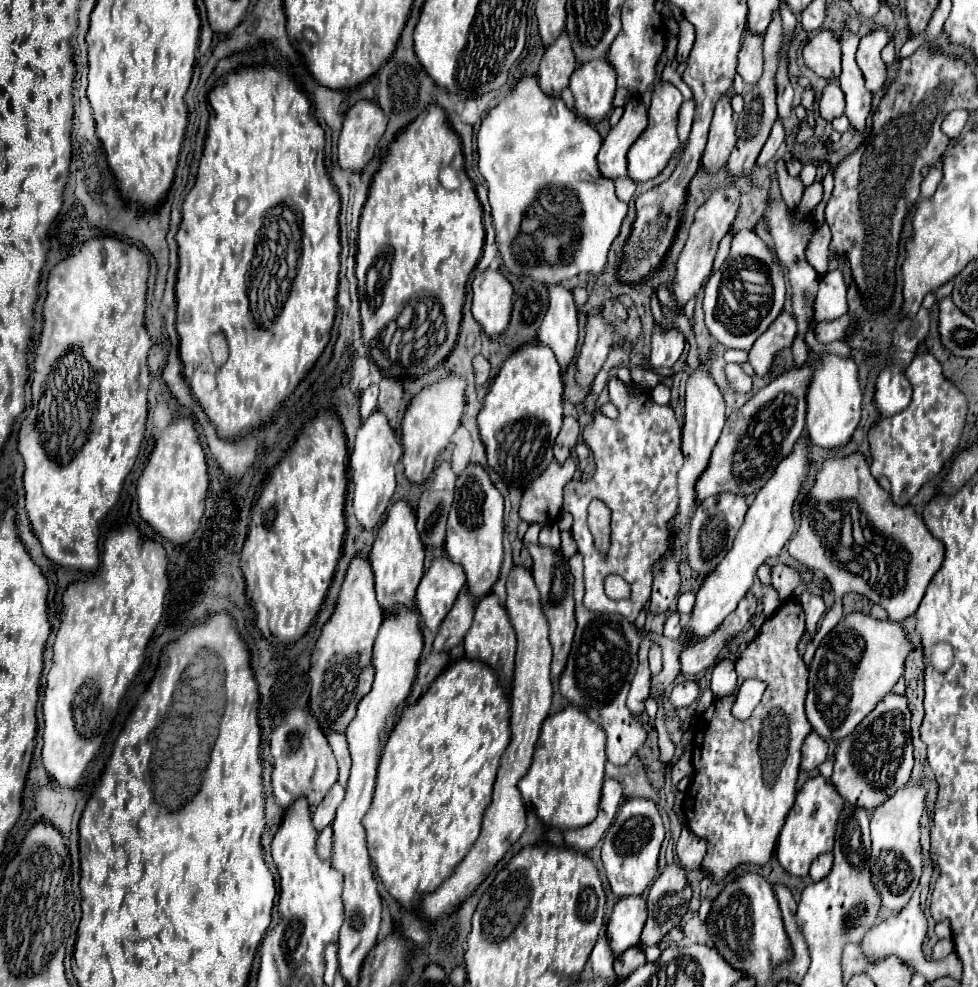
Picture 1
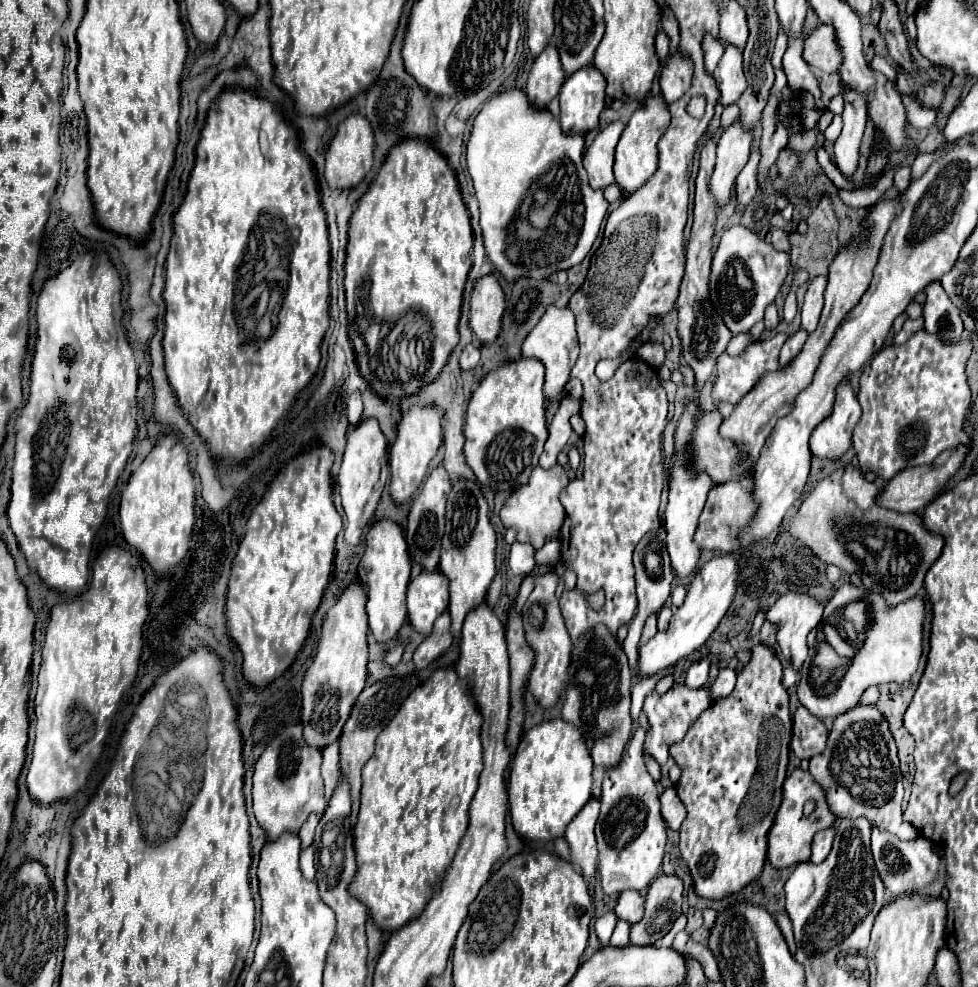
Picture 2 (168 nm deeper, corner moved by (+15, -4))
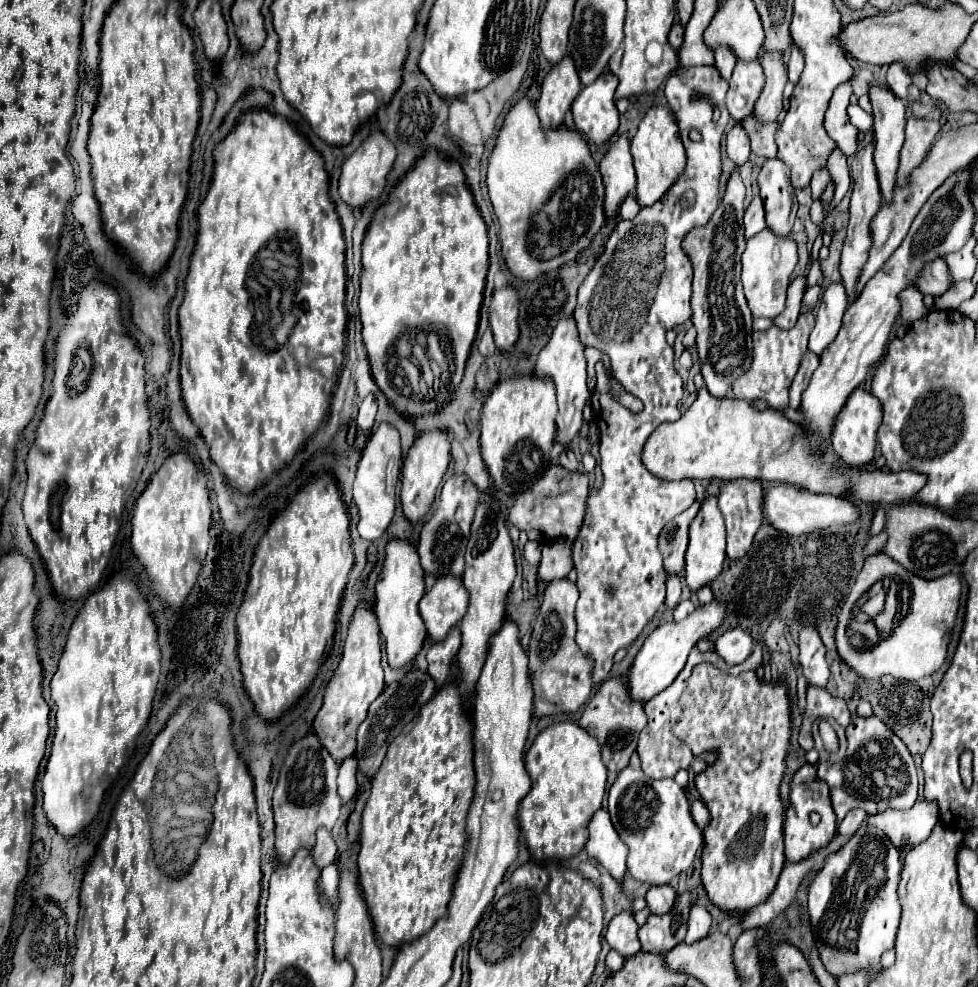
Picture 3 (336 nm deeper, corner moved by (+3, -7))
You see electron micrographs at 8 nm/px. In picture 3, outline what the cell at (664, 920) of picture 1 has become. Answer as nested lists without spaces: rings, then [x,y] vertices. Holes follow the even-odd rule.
[[[679,893],[671,911],[665,915],[649,915],[647,923],[639,929],[641,951],[667,953],[685,937],[685,925],[691,911],[691,893]]]

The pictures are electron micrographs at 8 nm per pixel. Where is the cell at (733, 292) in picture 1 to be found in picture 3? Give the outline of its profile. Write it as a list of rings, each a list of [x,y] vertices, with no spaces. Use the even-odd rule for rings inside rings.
[[[763,229],[755,237],[747,239],[747,247],[741,255],[741,265],[743,293],[753,317],[775,319],[785,309],[785,291],[791,283],[791,273],[797,265],[797,245],[787,237],[777,237],[769,229]]]

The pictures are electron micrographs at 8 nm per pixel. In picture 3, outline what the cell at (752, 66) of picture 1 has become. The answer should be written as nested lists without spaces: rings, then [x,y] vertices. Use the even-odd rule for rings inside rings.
[[[737,61],[727,91],[727,109],[737,123],[753,113],[753,105],[761,93],[761,87],[763,69],[759,61]]]

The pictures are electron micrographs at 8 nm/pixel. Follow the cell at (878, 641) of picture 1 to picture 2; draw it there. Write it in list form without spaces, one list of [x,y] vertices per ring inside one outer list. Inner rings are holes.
[[[845,580],[837,588],[833,598],[827,602],[823,620],[827,620],[835,610],[843,608],[851,600],[866,600],[869,603],[868,612],[871,624],[869,630],[864,633],[865,642],[863,642],[861,650],[855,654],[845,676],[837,682],[837,686],[831,694],[819,696],[813,690],[813,686],[809,686],[809,684],[803,686],[803,682],[799,684],[799,690],[797,690],[799,702],[821,720],[825,720],[829,716],[839,716],[839,714],[855,708],[859,704],[863,690],[869,686],[877,686],[877,684],[885,684],[885,682],[899,682],[901,684],[901,682],[909,680],[915,674],[921,654],[923,654],[923,622],[925,622],[925,606],[927,606],[925,596],[913,596],[913,598],[897,604],[895,608],[887,608],[882,595],[866,594],[863,586],[853,586],[849,580]]]

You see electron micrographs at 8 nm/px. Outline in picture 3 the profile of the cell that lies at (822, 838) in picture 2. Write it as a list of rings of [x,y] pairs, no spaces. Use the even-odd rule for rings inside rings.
[[[861,809],[849,811],[849,815],[839,823],[837,835],[841,835],[841,837],[851,837],[851,835],[859,829],[859,825],[861,825],[861,821],[863,821],[865,817],[867,817],[867,813],[861,811]]]

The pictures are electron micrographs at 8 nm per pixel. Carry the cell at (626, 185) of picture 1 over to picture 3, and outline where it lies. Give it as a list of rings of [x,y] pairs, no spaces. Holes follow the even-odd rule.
[[[627,195],[621,203],[621,219],[633,219],[633,215],[637,215],[637,211],[641,209],[639,201],[635,199],[635,195]]]

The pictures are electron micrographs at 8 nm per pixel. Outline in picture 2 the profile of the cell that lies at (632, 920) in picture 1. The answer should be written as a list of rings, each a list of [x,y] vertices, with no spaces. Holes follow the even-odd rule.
[[[625,890],[619,896],[617,906],[615,906],[617,918],[627,920],[629,924],[639,922],[643,916],[643,910],[645,910],[645,896],[641,892],[629,892],[629,890]]]

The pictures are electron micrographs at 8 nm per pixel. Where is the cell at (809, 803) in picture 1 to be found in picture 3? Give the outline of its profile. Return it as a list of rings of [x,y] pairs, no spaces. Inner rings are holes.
[[[803,765],[791,781],[791,801],[789,801],[789,809],[785,813],[785,825],[783,825],[785,859],[789,863],[799,863],[799,861],[807,859],[811,853],[827,847],[831,843],[831,839],[835,837],[835,829],[837,829],[837,821],[835,821],[835,815],[833,815],[831,799],[829,799],[829,787],[821,779],[815,777],[813,765]],[[811,811],[821,815],[819,825],[809,823]]]

